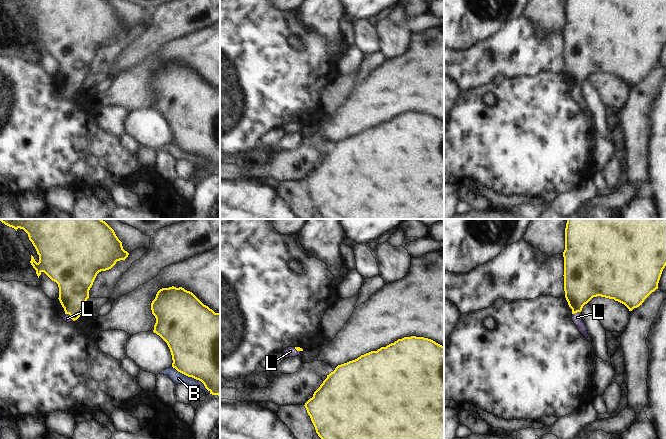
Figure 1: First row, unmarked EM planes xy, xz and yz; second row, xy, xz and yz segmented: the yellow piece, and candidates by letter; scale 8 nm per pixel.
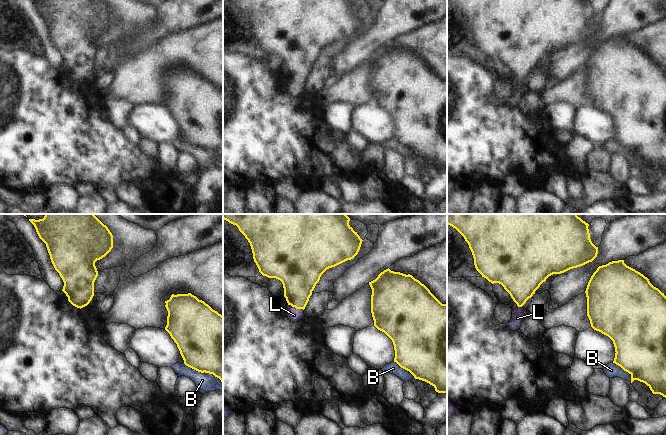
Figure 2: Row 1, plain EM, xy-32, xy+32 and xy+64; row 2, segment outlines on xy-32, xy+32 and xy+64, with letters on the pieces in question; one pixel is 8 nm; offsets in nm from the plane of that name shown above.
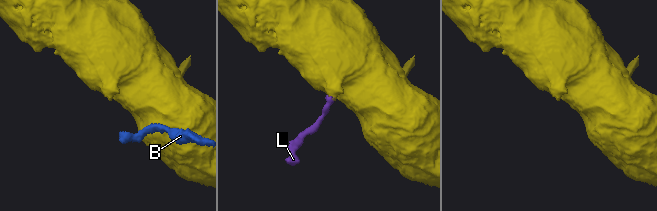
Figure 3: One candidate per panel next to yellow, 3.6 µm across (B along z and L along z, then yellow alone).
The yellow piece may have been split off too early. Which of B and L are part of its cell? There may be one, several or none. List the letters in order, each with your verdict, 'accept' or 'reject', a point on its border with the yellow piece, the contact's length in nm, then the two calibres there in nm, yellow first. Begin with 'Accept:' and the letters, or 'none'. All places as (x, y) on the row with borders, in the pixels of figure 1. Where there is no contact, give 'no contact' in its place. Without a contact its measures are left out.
Accept: L
B: reject | xy (192, 377) | 380 nm | 500/100 nm
L: accept | xy (70, 315) | 90 nm | 260/60 nm

